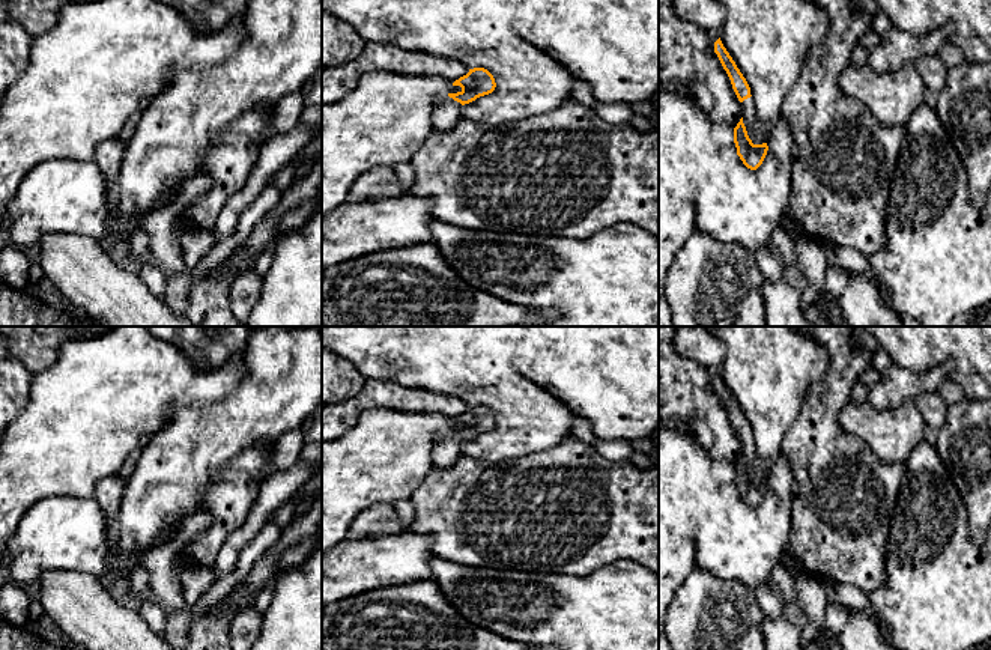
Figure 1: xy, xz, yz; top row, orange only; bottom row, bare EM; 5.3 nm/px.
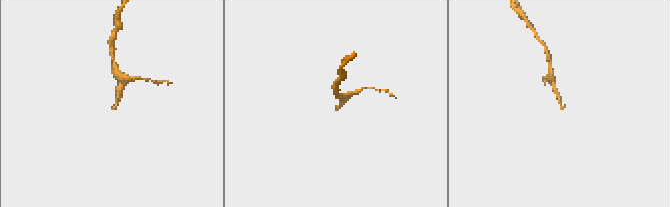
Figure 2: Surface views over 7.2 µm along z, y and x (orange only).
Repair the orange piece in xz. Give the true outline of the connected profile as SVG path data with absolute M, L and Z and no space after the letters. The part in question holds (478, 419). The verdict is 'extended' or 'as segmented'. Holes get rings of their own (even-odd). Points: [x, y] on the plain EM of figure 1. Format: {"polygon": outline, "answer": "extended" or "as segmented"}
{"polygon": "M474 405L453 423L460 423L457 430L439 438L433 447L433 466L448 468L462 456L462 444L475 438L480 433L489 432L495 427L496 420L493 412L484 405Z", "answer": "extended"}

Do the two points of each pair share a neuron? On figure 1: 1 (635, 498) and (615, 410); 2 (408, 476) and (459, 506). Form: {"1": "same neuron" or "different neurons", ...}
{"1": "different neurons", "2": "different neurons"}

